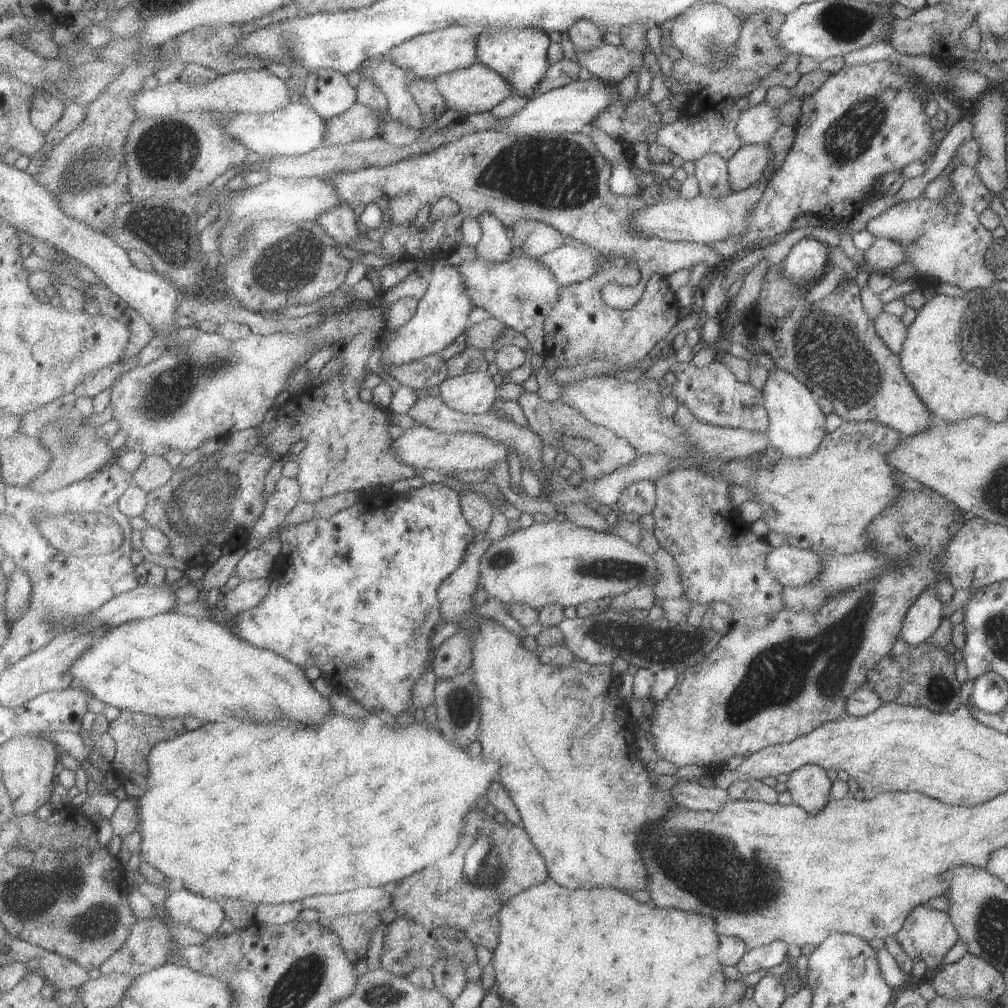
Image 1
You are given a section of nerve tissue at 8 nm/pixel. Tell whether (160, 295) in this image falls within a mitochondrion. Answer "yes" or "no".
no

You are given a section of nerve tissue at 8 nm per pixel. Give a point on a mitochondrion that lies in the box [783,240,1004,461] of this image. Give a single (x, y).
(831, 351)

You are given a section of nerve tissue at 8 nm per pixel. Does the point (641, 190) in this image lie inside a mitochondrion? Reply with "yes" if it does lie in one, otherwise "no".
no

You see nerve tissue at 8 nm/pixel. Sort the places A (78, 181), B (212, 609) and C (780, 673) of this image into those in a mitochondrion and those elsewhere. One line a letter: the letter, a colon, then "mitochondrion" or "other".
A: mitochondrion
B: other
C: mitochondrion

